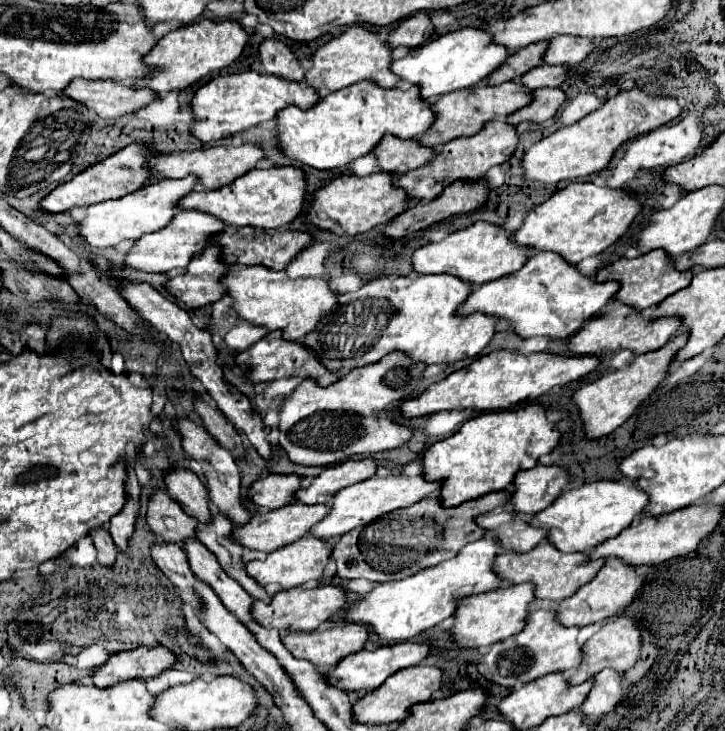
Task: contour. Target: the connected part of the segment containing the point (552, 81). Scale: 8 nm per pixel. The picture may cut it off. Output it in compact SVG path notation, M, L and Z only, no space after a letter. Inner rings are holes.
M539 65L531 71L527 71L527 75L519 77L519 83L523 87L527 87L529 91L535 91L539 87L559 87L565 79L569 77L567 67L551 67L551 65Z

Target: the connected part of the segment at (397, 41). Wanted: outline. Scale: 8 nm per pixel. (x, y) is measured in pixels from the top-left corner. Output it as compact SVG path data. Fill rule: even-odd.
M417 13L409 19L405 19L401 25L397 25L389 37L387 37L387 45L391 49L395 47L419 47L423 43L427 43L433 35L433 23L425 13Z

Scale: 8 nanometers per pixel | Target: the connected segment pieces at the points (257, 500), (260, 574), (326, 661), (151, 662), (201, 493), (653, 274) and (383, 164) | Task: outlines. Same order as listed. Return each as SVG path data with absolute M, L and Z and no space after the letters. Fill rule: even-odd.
M267 475L249 487L247 497L259 507L279 509L283 505L293 503L293 493L299 487L301 479L297 475Z
M305 535L303 539L295 543L289 543L277 551L271 551L265 559L255 559L255 561L245 563L245 569L247 569L247 575L251 575L251 579L255 579L261 587L279 585L281 589L291 589L309 581L319 581L323 577L325 565L331 559L331 549L333 549L331 543Z
M357 623L337 625L333 629L317 631L293 631L283 633L283 645L295 659L311 661L319 671L327 673L327 667L335 667L345 655L357 653L363 649L369 637L367 627Z
M137 647L131 651L113 653L103 665L93 669L95 687L111 687L129 679L149 679L175 663L175 655L163 647Z
M173 467L173 469L167 469L163 481L165 481L167 495L173 501L177 501L187 515L195 517L199 523L211 521L207 487L193 471Z
M661 249L651 251L647 255L635 257L635 259L617 259L609 265L605 265L603 269L599 269L593 275L597 281L619 281L621 287L615 293L615 299L623 305L629 305L637 311L645 311L653 305L659 305L663 299L667 299L669 295L677 293L679 289L687 287L687 283L691 283L693 273L691 271L677 271L669 259L669 255L665 255Z
M385 135L371 153L377 157L379 171L391 175L405 175L411 169L419 169L433 157L429 147L419 147L419 143L413 139L403 141L393 135Z

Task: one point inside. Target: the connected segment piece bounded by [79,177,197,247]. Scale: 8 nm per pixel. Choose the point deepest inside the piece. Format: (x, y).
(148, 209)

